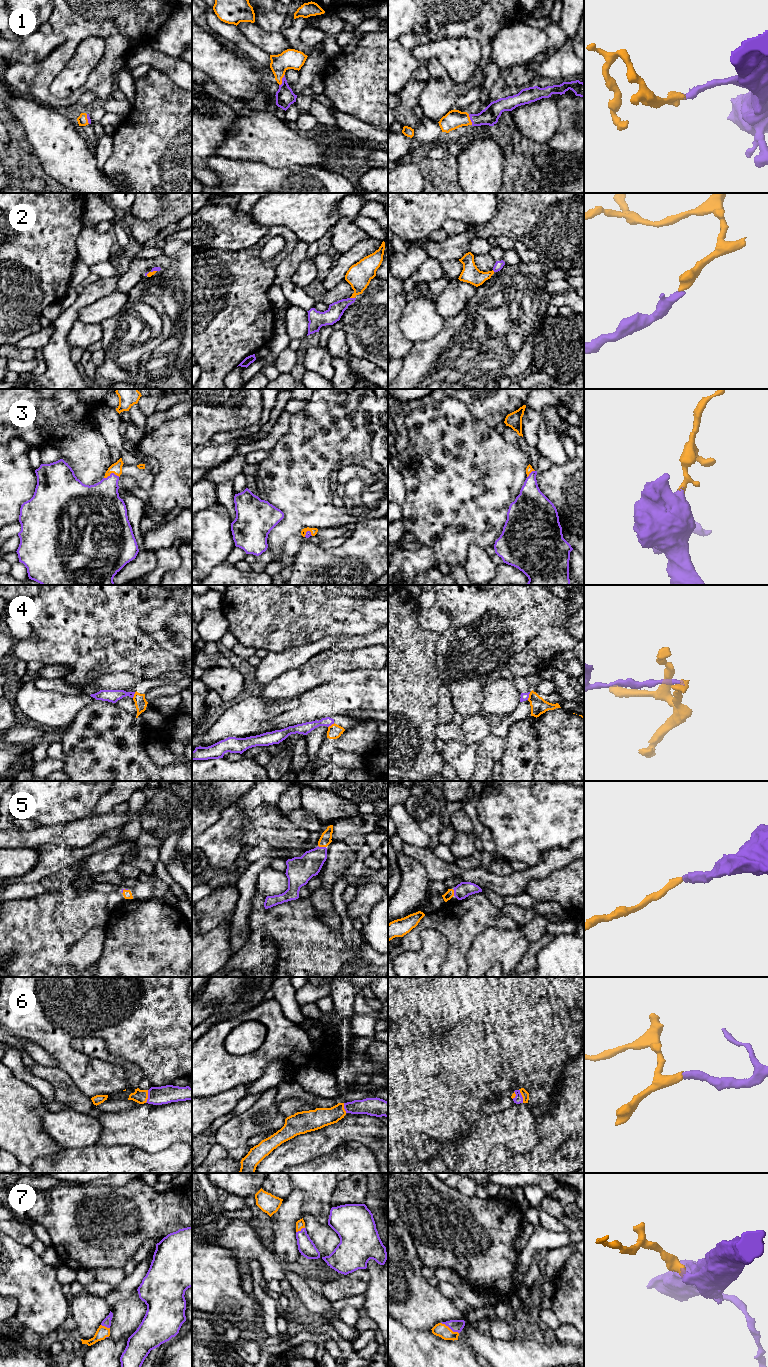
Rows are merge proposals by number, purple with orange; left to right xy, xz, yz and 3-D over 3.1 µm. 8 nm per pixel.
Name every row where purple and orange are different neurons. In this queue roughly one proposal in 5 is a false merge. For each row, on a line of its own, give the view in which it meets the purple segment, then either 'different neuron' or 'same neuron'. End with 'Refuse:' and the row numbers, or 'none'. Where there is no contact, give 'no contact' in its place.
1: contact in xz; same neuron
2: contact in xz; same neuron
3: contact in xy; same neuron
4: contact in yz; different neuron
5: contact in xz; same neuron
6: contact in yz; same neuron
7: contact in yz; same neuron
Refuse: 4

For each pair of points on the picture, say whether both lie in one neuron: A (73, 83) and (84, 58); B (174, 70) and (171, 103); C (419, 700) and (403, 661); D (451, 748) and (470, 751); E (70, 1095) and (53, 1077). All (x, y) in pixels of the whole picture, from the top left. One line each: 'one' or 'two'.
A: one
B: two
C: one
D: one
E: one

